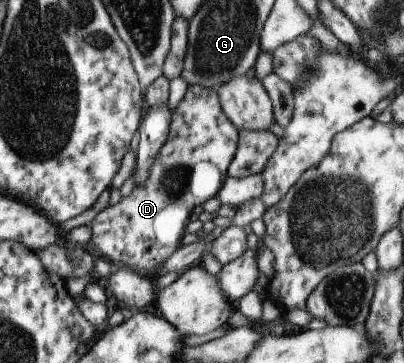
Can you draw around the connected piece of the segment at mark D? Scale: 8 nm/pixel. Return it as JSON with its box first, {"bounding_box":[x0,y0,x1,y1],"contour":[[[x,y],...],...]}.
{"bounding_box":[89,85,238,276],"contour":[[[191,85],[177,109],[172,111],[169,138],[155,155],[148,177],[117,205],[103,209],[89,224],[91,242],[111,259],[112,265],[129,266],[139,274],[153,276],[182,246],[195,207],[216,197],[235,158],[238,130],[224,115],[215,89]]]}

